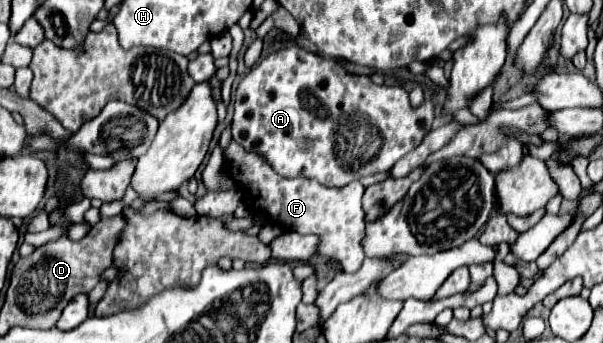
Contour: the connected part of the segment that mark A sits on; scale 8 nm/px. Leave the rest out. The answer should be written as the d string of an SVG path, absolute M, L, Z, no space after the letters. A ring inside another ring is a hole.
M284 46L284 48L268 54L264 60L260 60L240 82L240 86L236 90L236 110L234 110L234 118L232 118L232 138L236 142L240 142L246 150L254 150L260 156L264 156L264 160L284 178L304 176L304 178L316 178L320 184L326 184L326 186L346 186L352 180L360 180L364 176L378 174L378 172L388 172L400 158L404 158L410 150L414 150L414 146L418 146L418 142L422 142L422 138L432 130L432 122L434 122L432 96L426 96L418 108L412 108L408 92L402 86L396 86L396 84L394 86L386 86L386 84L378 86L368 76L352 74L342 64L338 64L334 60L326 60L318 54L302 50L300 46Z

